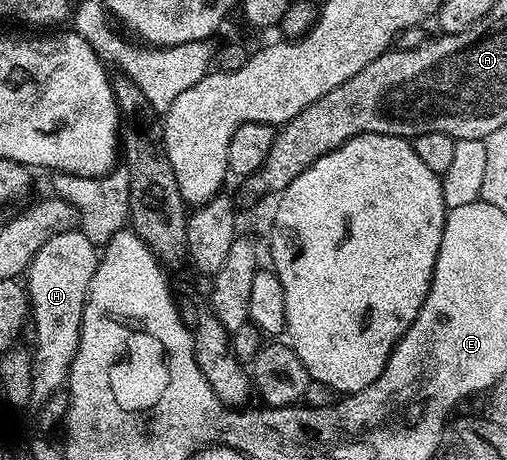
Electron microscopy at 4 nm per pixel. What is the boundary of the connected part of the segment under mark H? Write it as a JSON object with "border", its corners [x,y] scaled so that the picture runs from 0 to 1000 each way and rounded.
{"border":[[[140,498],[87,524],[47,600],[47,622],[59,652],[63,713],[71,720],[61,846],[69,878],[79,880],[103,863],[103,854],[132,839],[162,739],[170,639],[178,633],[195,561],[195,539],[160,500]]]}

